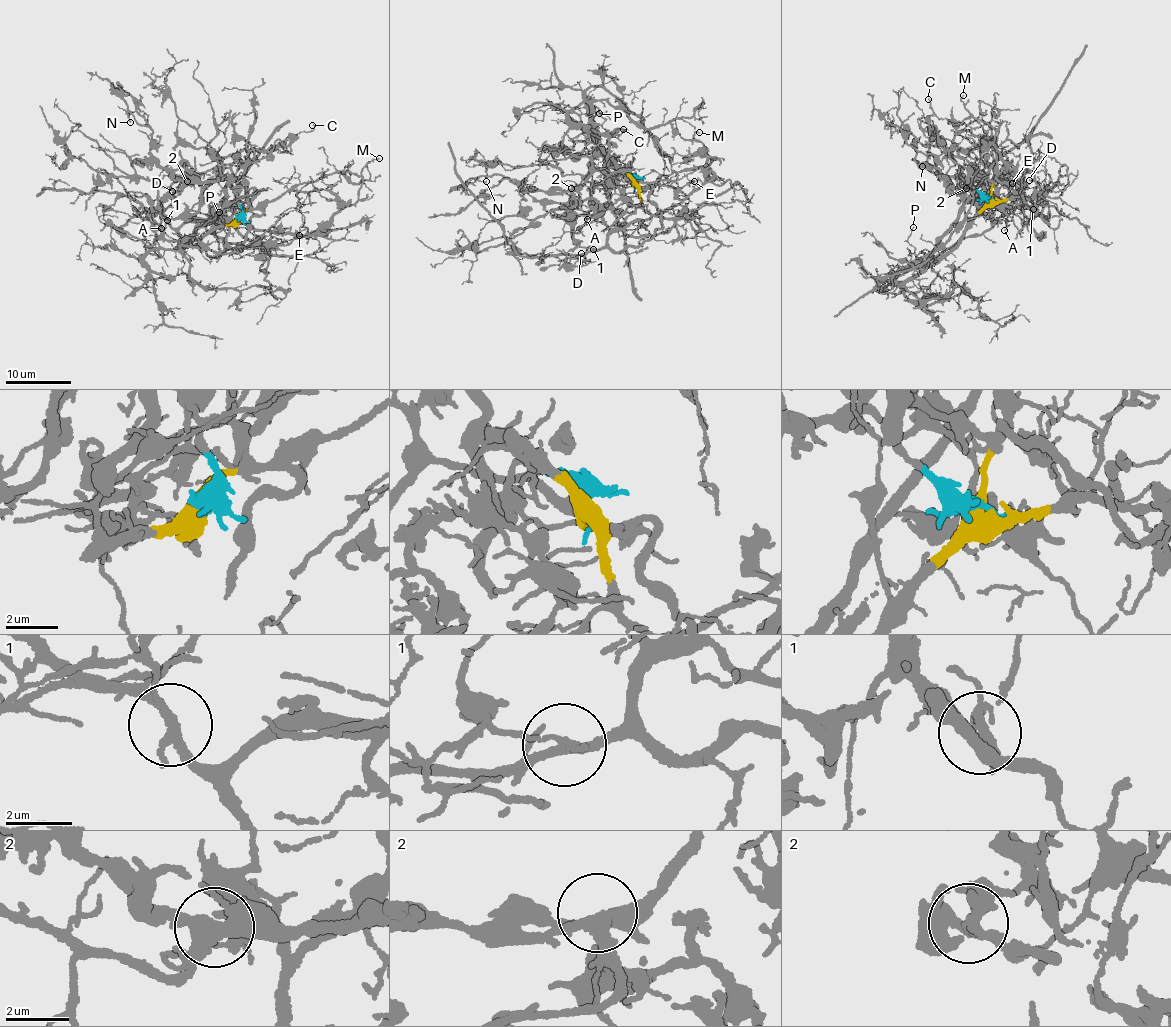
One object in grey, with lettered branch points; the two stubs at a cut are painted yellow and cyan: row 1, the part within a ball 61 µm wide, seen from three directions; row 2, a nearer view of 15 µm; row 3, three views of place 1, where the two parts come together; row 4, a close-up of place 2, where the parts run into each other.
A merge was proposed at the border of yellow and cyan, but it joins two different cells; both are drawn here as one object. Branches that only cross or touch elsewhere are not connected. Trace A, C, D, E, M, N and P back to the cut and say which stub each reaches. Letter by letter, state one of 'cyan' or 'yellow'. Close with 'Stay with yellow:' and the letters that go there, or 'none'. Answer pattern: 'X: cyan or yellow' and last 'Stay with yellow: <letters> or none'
A: yellow
C: cyan
D: cyan
E: cyan
M: cyan
N: cyan
P: yellow
Stay with yellow: A, P

